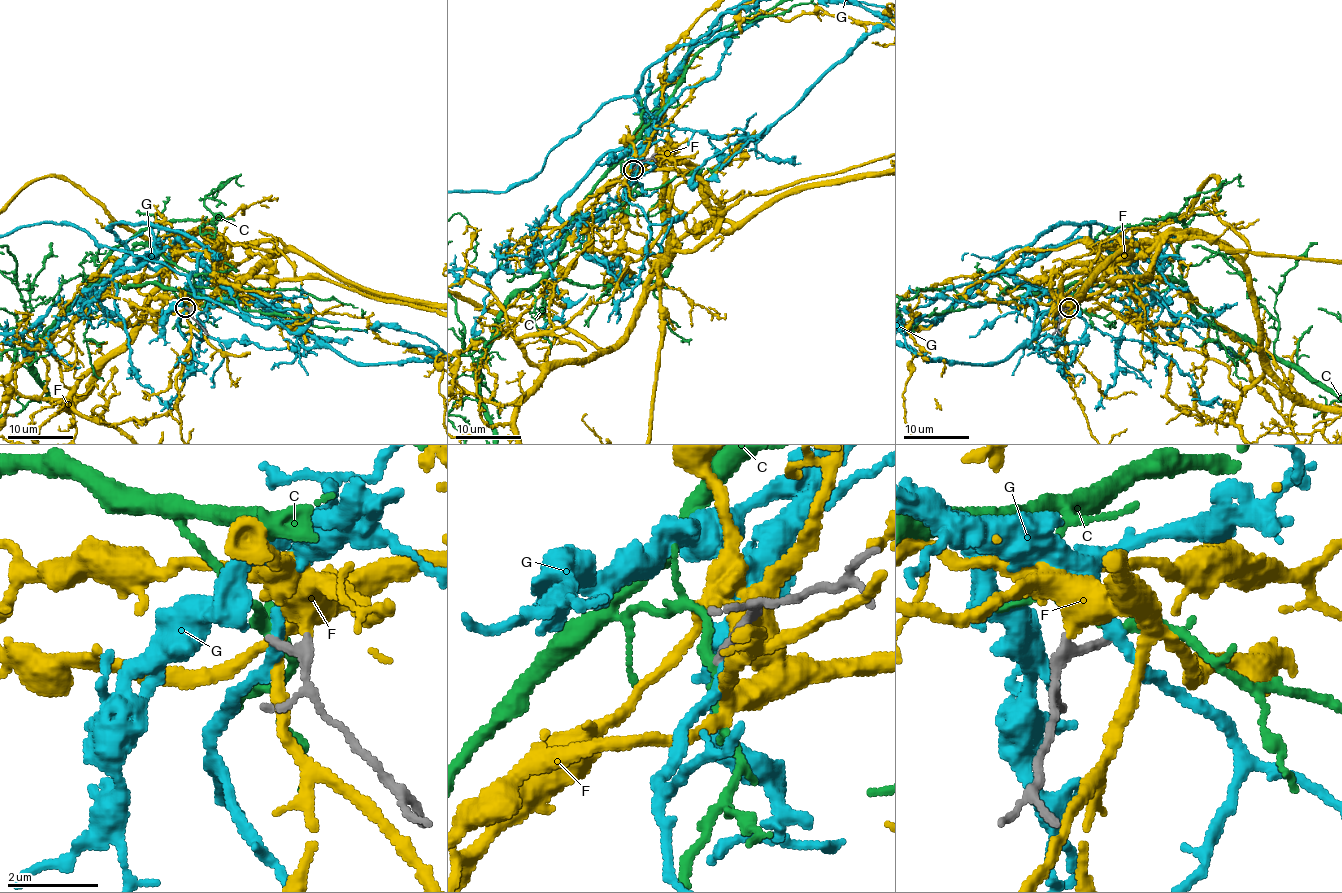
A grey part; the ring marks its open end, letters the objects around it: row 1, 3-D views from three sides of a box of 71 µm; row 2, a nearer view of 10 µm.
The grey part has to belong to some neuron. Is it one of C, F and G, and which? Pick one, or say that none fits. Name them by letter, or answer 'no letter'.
no letter

